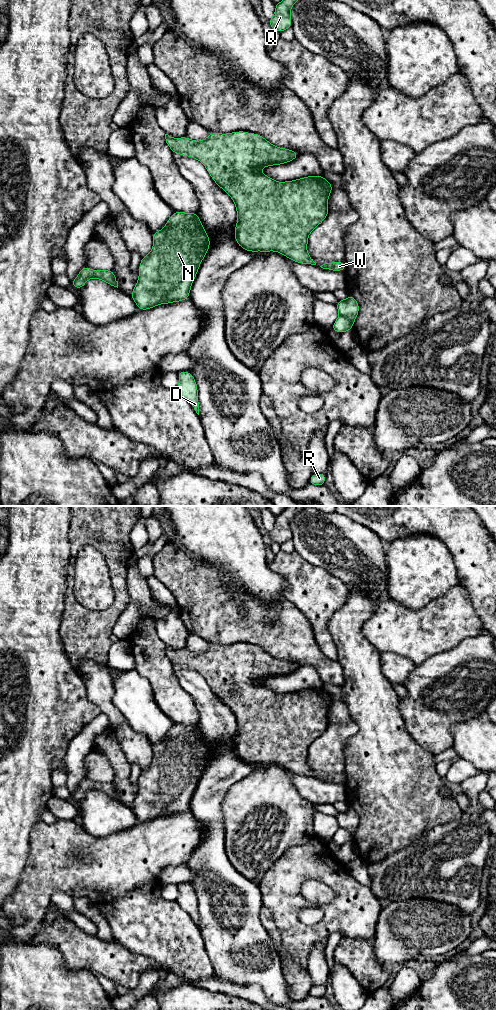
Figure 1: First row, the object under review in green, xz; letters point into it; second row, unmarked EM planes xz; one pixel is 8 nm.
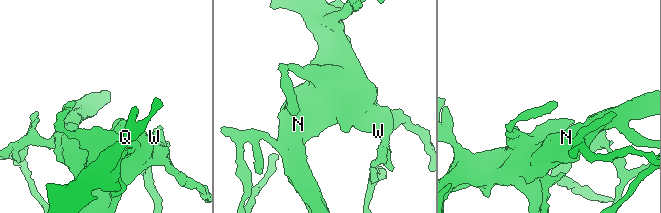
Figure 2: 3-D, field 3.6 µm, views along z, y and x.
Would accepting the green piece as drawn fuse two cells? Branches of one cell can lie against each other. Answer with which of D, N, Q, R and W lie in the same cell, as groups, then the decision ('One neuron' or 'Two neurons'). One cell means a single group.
Groups: D N Q W / R. Two neurons

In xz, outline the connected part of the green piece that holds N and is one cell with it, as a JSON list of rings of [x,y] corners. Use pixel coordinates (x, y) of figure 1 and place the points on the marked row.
[[[174,211],[166,225],[160,231],[152,233],[152,236],[152,250],[147,256],[141,257],[138,281],[130,295],[139,310],[149,310],[157,305],[180,302],[189,298],[192,283],[210,247],[209,236],[204,230],[198,213]]]

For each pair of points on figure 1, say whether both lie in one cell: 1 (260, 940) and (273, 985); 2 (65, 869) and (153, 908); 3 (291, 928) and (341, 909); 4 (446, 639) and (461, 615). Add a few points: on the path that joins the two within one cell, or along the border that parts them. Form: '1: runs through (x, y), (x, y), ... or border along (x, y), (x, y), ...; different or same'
1: runs through (260, 951), (260, 964), (268, 974); same
2: border along (145, 883), (103, 905); different
3: runs through (303, 930), (320, 930), (329, 921); same
4: runs through (447, 633), (447, 629), (455, 621); same

